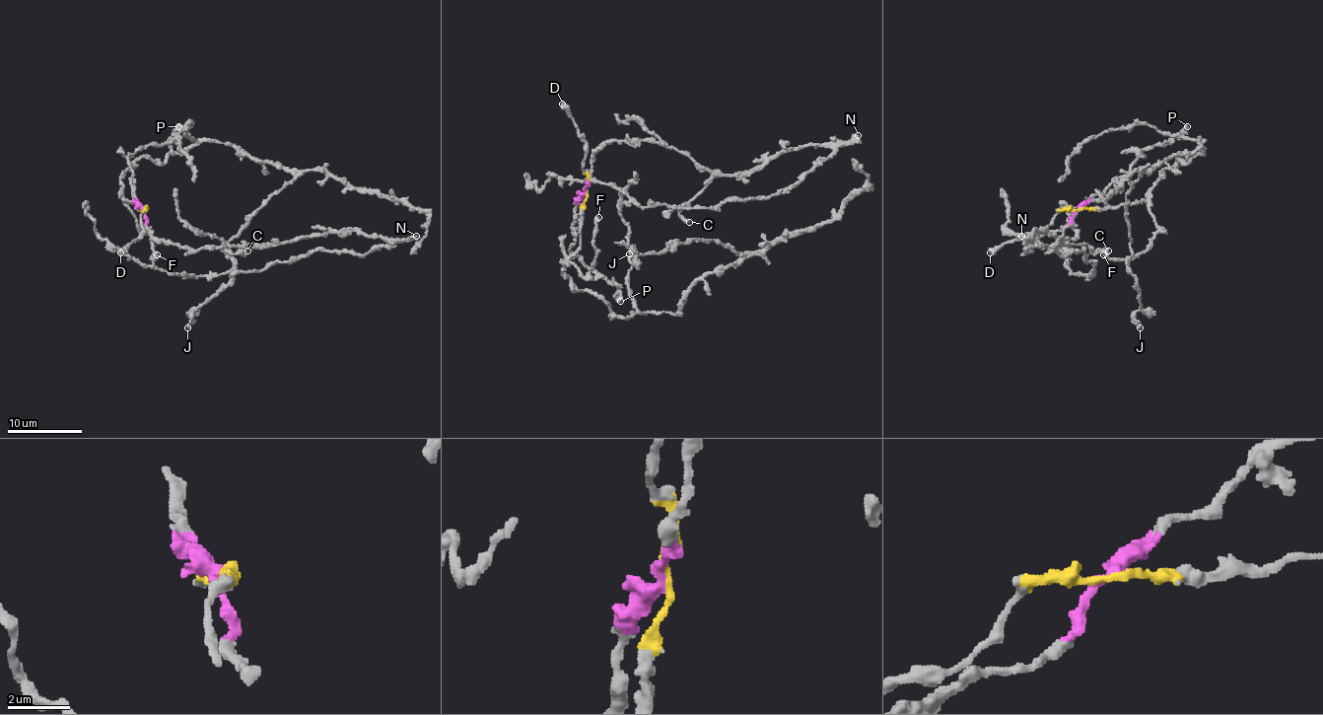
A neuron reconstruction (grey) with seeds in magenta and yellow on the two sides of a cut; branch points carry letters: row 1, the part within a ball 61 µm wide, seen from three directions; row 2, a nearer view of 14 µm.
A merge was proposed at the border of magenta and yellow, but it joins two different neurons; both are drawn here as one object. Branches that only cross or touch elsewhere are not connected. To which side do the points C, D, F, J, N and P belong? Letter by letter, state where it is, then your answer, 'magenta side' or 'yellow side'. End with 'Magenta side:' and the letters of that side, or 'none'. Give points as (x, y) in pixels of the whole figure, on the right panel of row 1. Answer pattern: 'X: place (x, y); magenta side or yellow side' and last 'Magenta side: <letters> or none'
C: place (1108, 250); magenta side
D: place (990, 252); yellow side
F: place (1103, 254); yellow side
J: place (1140, 327); yellow side
N: place (1021, 236); magenta side
P: place (1187, 126); magenta side
Magenta side: C, N, P

